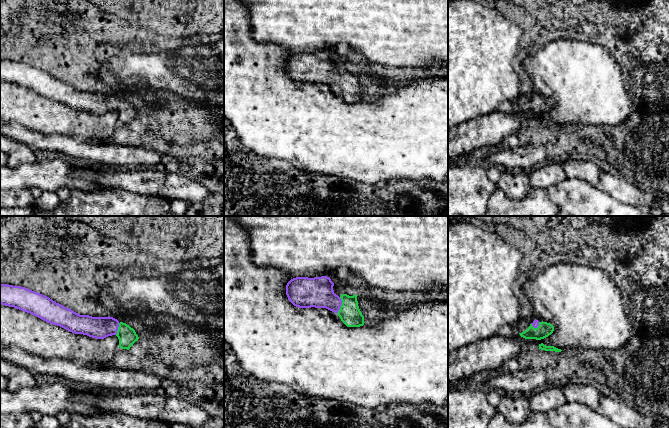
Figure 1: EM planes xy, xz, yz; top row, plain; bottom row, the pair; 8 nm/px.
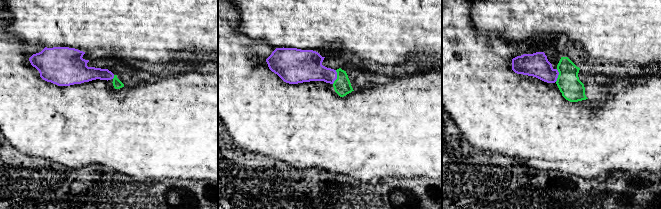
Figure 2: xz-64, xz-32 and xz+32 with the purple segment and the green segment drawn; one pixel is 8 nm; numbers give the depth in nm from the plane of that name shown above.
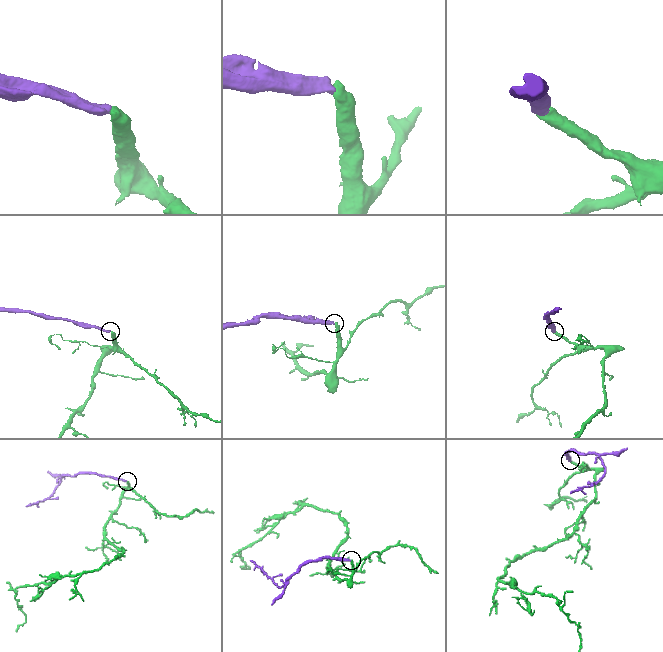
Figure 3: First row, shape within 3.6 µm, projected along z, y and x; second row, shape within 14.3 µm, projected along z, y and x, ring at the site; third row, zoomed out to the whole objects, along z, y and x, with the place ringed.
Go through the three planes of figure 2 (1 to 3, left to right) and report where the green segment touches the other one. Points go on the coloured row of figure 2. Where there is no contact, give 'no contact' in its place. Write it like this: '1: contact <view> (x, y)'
1: contact xz-64 (113, 77)
2: contact xz-32 (336, 77)
3: contact xz+32 (558, 74)

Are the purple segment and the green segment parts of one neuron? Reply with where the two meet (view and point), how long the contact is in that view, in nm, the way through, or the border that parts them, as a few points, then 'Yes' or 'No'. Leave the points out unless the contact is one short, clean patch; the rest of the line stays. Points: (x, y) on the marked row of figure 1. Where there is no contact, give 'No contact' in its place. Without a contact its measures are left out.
Touches purple at xz (340, 305). Shared border 140 nm. Path across: xz (317, 292), (340, 305), (349, 313). Yes

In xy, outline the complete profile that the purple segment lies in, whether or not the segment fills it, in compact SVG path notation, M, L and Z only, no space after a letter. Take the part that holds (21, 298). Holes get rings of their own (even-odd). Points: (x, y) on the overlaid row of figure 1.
M0 284L0 304L30 313L75 334L96 339L116 335L122 349L129 350L139 339L133 328L113 317L80 315L49 297L25 287Z

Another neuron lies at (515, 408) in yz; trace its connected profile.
M503 394L497 406L497 411L500 412L507 421L511 423L521 423L530 412L529 396Z

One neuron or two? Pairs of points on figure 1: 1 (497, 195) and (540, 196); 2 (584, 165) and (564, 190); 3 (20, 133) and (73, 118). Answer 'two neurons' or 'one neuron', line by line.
1: one neuron
2: two neurons
3: two neurons

